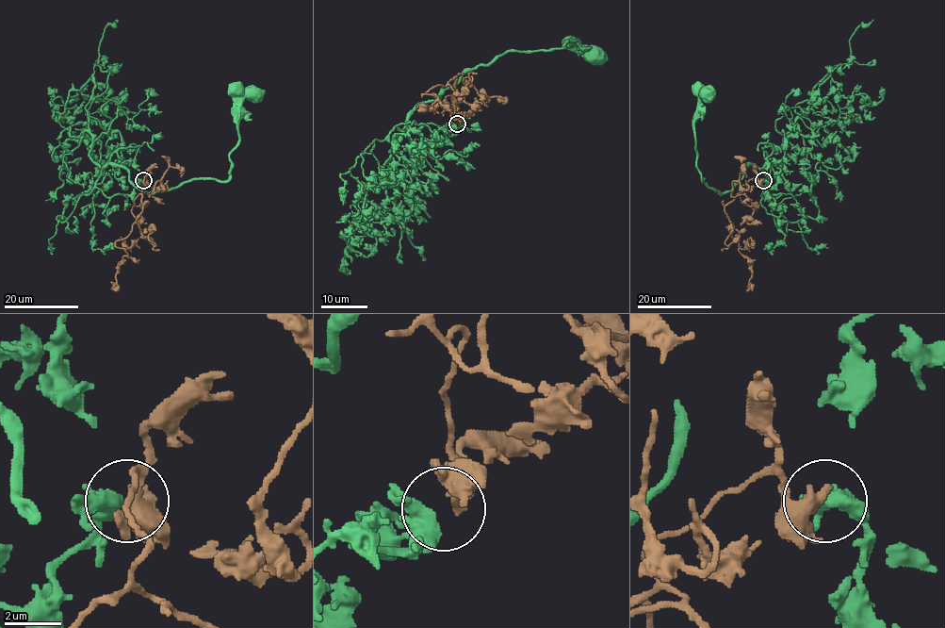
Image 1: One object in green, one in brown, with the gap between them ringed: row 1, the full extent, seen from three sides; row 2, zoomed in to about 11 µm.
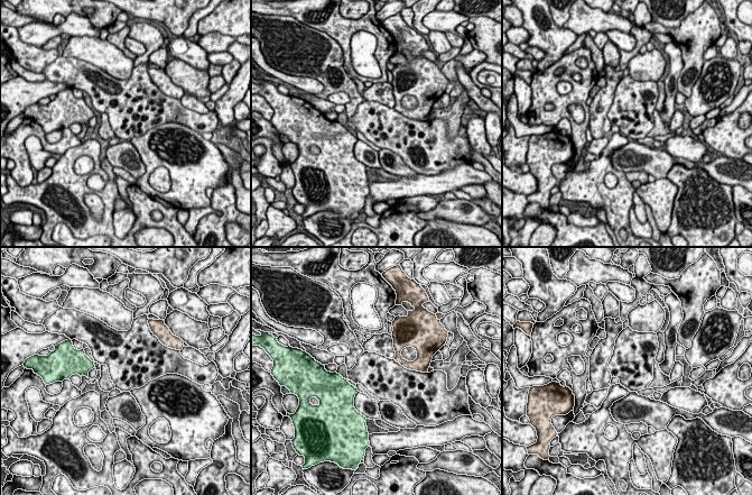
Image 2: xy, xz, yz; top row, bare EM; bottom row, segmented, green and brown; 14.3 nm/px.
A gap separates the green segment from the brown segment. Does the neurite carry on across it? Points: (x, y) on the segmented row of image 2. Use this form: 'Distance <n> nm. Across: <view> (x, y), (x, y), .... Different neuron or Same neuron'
Distance 700 nm. Across: xz (356, 388), (395, 359). Same neuron

